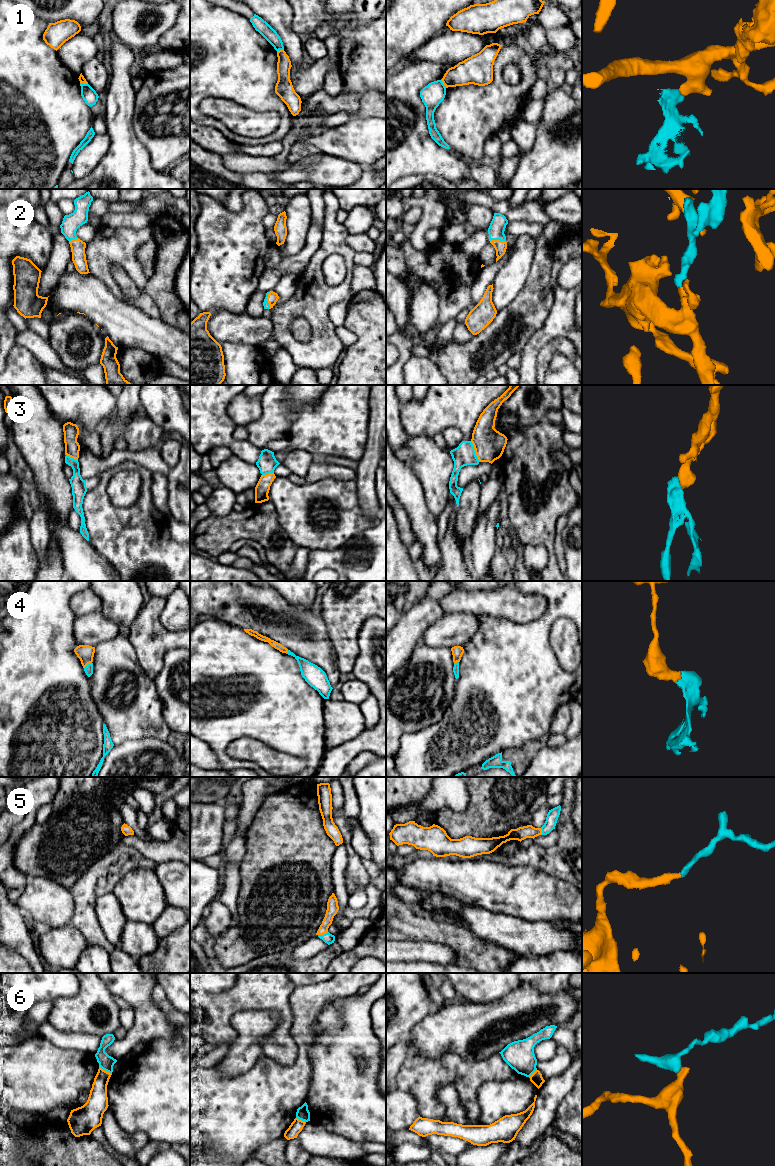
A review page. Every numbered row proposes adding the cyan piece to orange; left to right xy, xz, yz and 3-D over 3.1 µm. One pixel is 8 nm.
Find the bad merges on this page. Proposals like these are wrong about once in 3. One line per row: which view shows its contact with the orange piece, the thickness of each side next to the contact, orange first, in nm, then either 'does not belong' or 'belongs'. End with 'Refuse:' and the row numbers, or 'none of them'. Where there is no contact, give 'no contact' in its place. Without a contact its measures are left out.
1: yz | 200/180 nm | does not belong
2: xz | 90/50 nm | belongs
3: yz | 260/170 nm | belongs
4: xy | 140/70 nm | belongs
5: xz | 100/90 nm | belongs
6: xy | 160/120 nm | does not belong
Refuse: 1, 6

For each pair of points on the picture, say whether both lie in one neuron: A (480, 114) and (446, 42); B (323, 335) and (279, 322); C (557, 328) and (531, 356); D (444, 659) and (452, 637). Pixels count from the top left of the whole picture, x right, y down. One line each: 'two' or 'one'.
A: two
B: one
C: one
D: two

